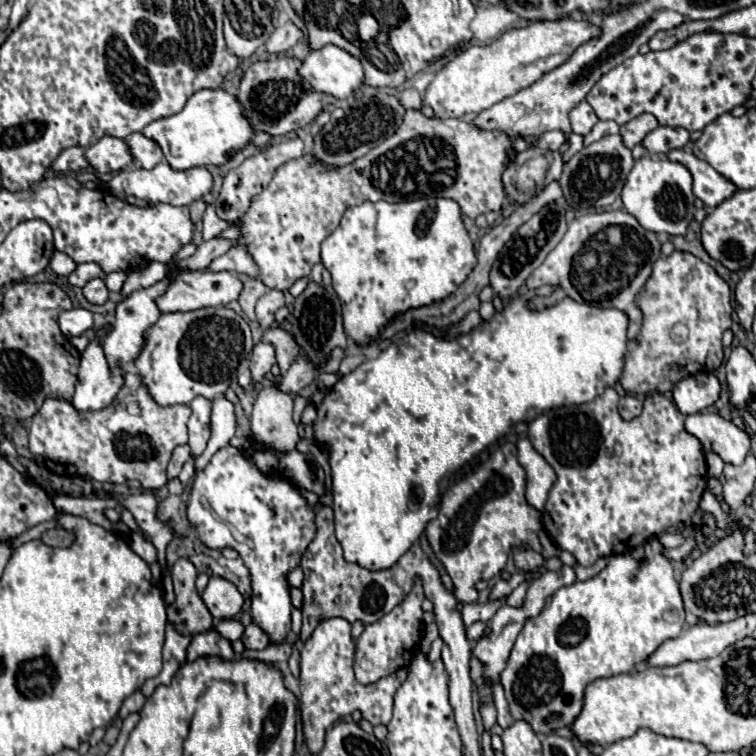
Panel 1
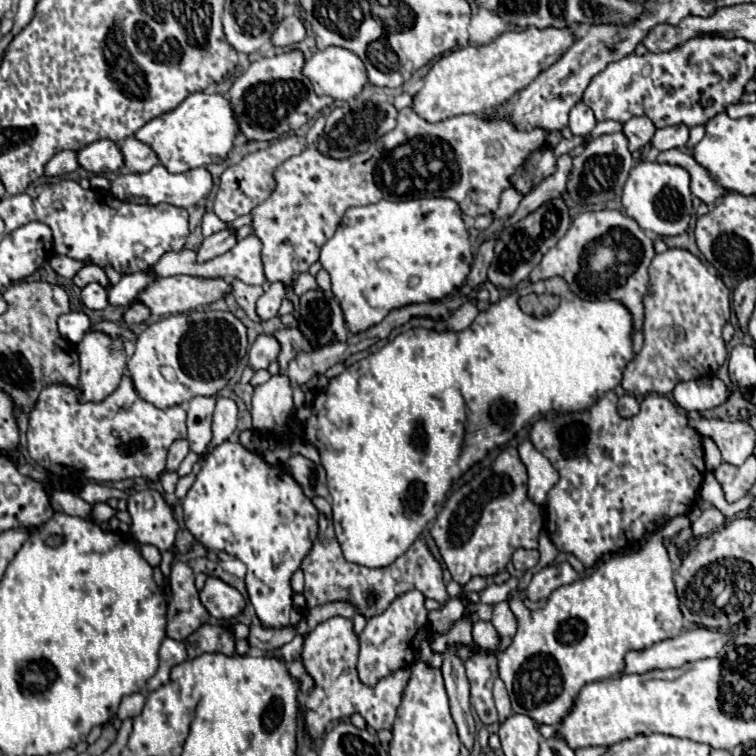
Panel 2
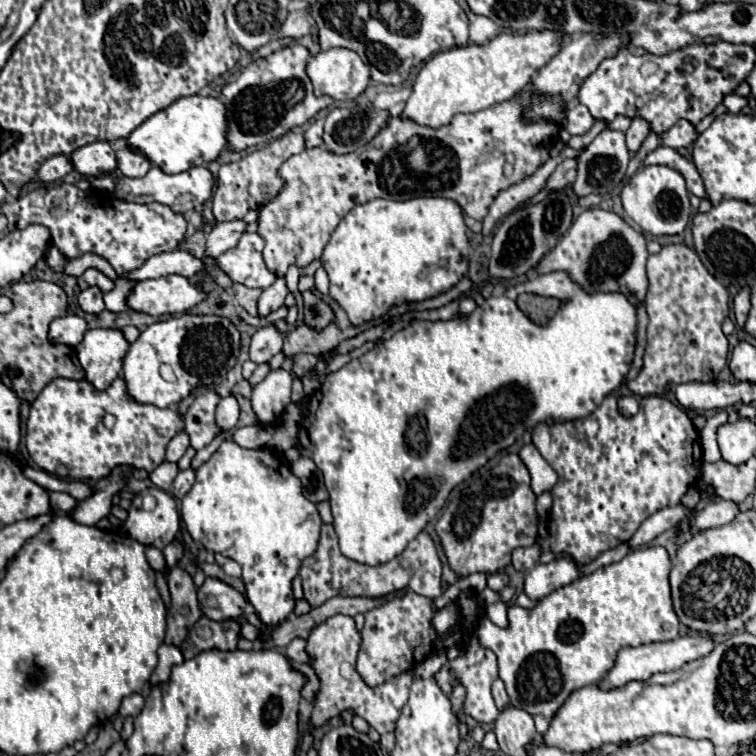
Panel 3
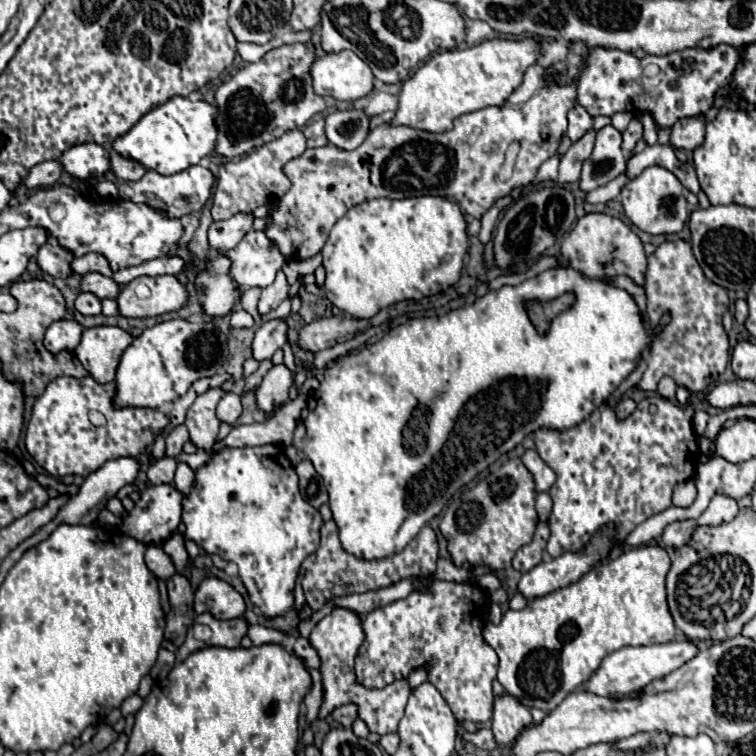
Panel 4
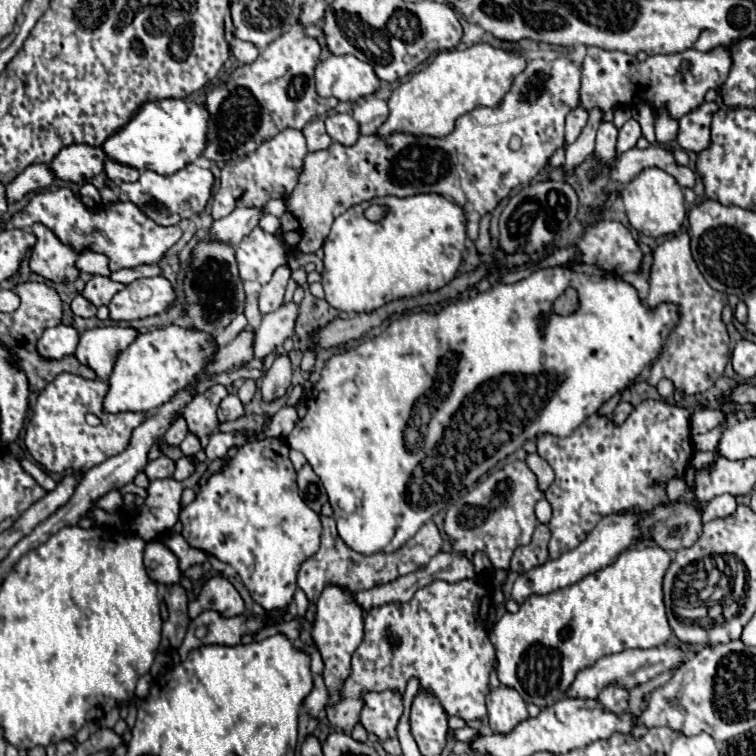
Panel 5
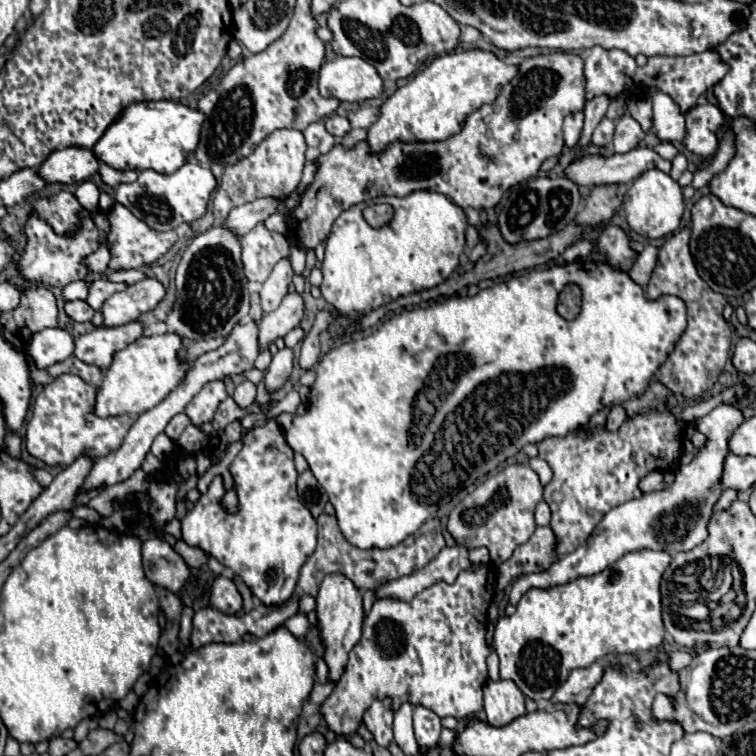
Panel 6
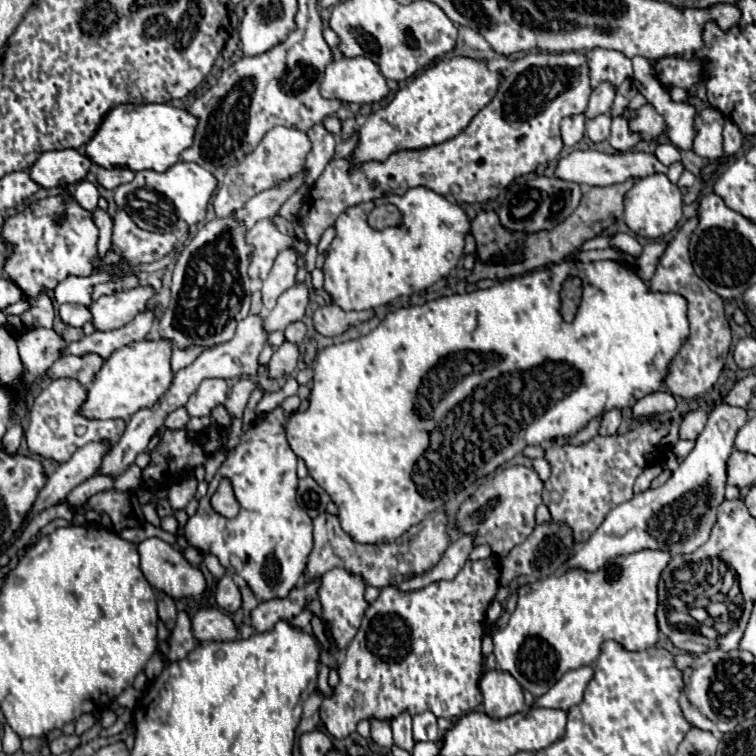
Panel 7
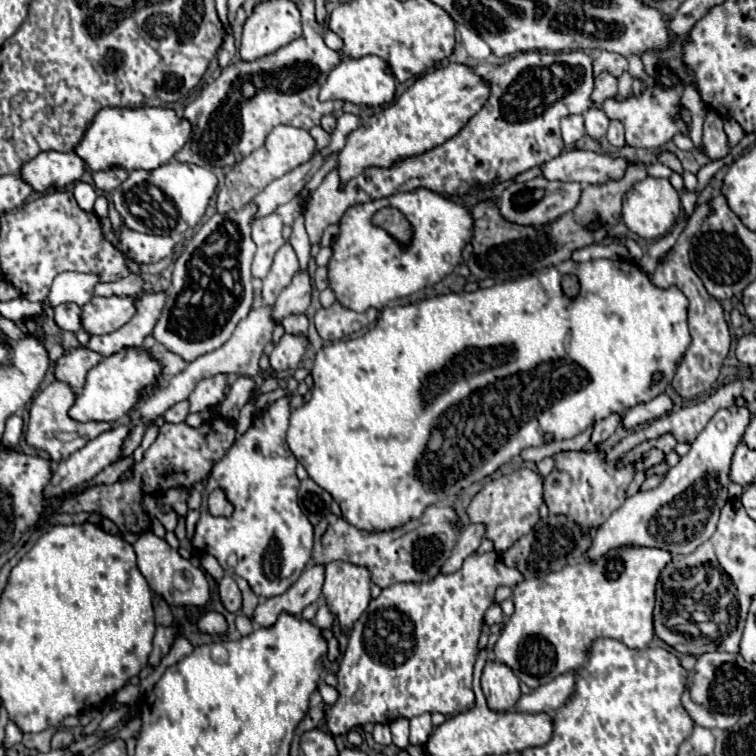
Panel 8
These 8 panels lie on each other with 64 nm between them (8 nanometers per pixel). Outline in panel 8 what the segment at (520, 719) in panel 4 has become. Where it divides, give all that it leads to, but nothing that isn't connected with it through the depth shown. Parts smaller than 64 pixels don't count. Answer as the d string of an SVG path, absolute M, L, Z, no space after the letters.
M488 662L482 672L482 690L488 700L488 708L494 712L506 712L516 704L520 692L520 680L512 670L500 662Z

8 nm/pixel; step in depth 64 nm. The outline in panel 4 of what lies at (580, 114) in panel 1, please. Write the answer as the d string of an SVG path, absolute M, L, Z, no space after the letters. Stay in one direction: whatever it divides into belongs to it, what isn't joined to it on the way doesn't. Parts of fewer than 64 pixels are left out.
M576 104L570 112L568 112L568 138L572 142L576 142L578 138L584 136L584 132L588 132L588 128L592 128L592 116L586 112L584 106Z

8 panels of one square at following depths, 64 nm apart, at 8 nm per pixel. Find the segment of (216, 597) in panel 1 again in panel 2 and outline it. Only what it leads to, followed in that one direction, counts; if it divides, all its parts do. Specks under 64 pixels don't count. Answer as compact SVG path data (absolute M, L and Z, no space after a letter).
M212 576L204 584L204 588L200 592L200 600L206 606L206 610L210 612L210 616L220 622L238 616L246 604L242 594L236 588L232 588L230 584L224 584L224 580L216 580Z

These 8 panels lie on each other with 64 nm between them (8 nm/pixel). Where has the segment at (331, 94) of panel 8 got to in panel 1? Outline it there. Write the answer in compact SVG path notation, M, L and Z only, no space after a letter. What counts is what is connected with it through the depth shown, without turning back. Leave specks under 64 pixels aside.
M338 46L312 50L300 66L300 76L306 78L316 92L328 92L336 98L348 98L364 80L360 60Z

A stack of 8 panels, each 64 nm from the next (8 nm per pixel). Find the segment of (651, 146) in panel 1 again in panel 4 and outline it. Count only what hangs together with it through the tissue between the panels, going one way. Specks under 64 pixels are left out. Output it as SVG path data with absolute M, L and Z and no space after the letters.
M704 118L678 120L672 126L672 132L670 132L670 146L684 148L684 150L694 150L696 146L702 144L704 130L706 130Z

